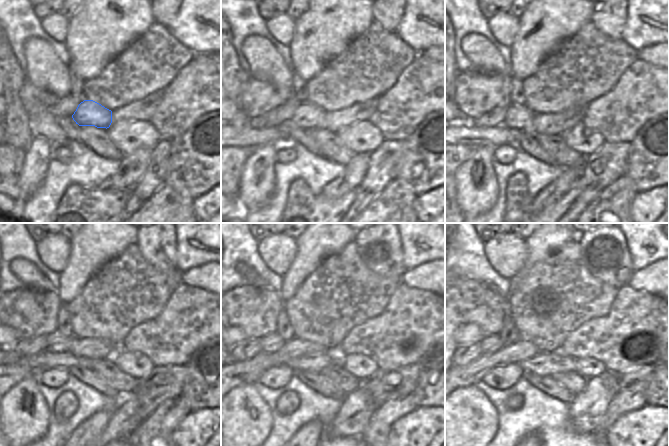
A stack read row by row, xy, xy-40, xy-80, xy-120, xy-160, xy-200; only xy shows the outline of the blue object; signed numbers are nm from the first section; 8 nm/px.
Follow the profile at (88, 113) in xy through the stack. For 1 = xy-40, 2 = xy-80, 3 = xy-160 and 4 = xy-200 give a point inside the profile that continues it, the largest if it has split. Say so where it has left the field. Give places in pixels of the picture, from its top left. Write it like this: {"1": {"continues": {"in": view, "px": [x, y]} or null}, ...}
{"1": {"continues": {"in": "xy-40", "px": [308, 115]}}, "2": {"continues": {"in": "xy-80", "px": [519, 117]}}, "3": {"continues": {"in": "xy-160", "px": [272, 342]}}, "4": {"continues": {"in": "xy-200", "px": [493, 343]}}}

